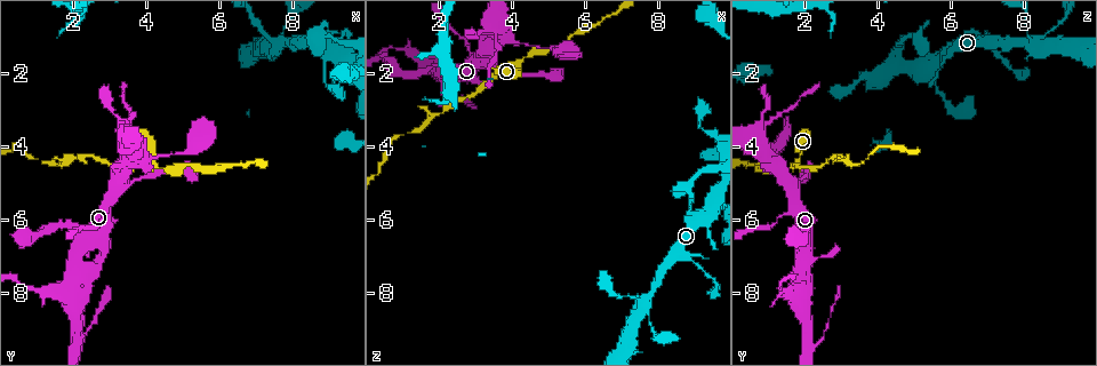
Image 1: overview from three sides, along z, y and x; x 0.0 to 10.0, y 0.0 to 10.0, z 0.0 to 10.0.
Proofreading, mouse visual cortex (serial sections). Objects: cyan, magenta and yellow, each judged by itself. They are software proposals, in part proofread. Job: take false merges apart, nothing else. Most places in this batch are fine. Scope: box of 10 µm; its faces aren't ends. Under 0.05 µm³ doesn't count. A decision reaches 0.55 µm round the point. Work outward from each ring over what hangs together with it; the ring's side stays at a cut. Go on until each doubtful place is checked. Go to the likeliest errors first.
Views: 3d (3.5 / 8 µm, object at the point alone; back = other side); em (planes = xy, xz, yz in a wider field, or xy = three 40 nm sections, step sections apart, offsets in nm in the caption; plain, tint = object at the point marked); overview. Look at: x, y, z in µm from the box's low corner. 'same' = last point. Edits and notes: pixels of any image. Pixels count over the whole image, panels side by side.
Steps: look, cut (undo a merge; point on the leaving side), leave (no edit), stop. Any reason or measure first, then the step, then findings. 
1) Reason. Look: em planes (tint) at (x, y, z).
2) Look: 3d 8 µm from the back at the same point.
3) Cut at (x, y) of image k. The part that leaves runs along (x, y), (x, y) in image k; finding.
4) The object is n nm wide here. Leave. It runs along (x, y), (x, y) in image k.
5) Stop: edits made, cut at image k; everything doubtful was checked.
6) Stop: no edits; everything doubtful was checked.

A narrow waist. Look: 3d 3.5 µm at (4.50, 4.65, 1.55).

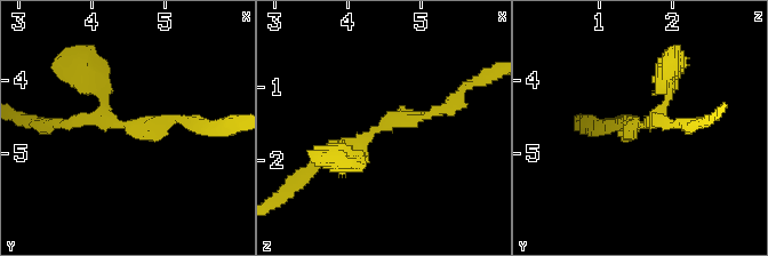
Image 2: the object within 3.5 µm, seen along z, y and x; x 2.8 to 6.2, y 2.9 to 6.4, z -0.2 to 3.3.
3 arms meet here; the arms are 150, 150, 200 nm wide; need the tissue. Look: em xy step 2 (tint) at (4.50, 4.60, 1.55).

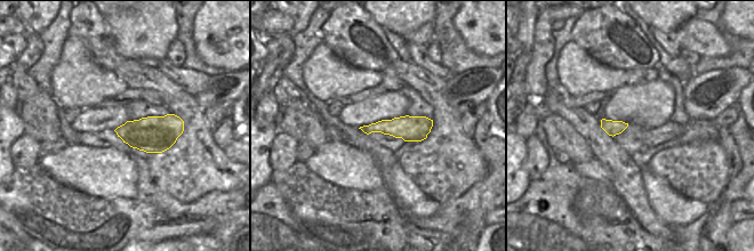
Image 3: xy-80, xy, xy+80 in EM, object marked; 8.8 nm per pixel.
The object is 200 nm wide here. Leave. It runs along (430, 122), (419, 127), (366, 129) in image 3; continuous, no second cell.

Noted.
A narrow waist. Look: em xy step 1 (tint) at (0.75, 7.85, 1.30).

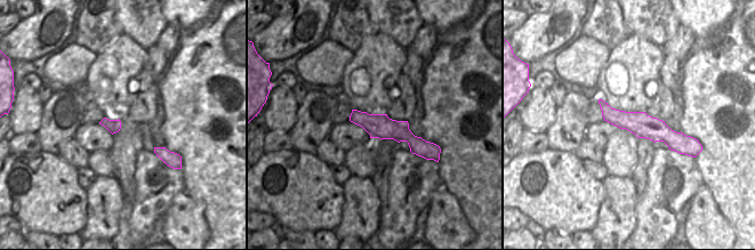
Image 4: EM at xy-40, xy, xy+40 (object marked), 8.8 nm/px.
See where the arms go. Look: 3d 3.5 µm at the same point.

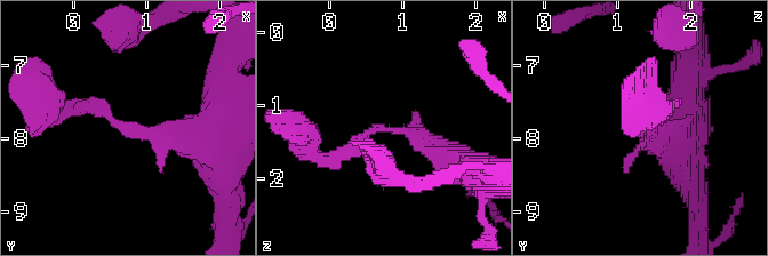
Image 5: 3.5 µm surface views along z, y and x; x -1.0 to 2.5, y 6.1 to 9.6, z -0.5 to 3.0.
Leave. It runs along (190, 130), (156, 138), (74, 100) in image 5; continuous, no second cell.

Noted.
Sharp bend. Look: 3d 3.5 µm at (7.65, 1.25, 8.30).

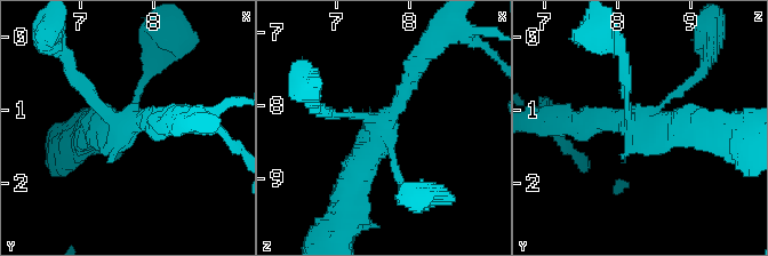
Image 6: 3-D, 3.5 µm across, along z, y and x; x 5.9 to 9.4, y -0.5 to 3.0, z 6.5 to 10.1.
4 arms meet here; the arms are 100, 100, 250, 350 nm wide. Look: em xy step 2 (tint) at (7.65, 1.20, 8.35).

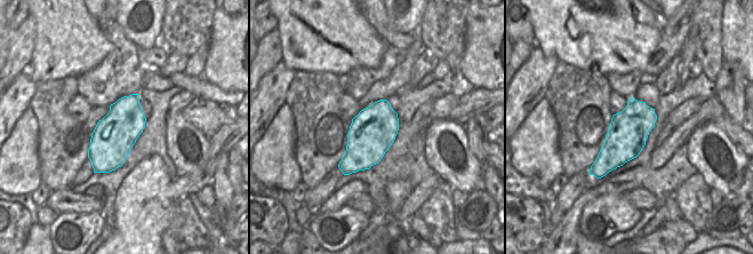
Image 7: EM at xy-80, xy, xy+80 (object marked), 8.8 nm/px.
Leave. It runs along (416, 66), (349, 194) in image 6; all the same cell.

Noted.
Stop: no edits; everything doubtful was checked.

